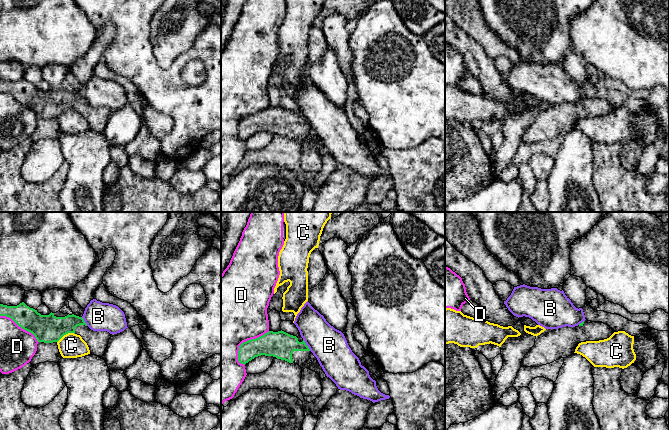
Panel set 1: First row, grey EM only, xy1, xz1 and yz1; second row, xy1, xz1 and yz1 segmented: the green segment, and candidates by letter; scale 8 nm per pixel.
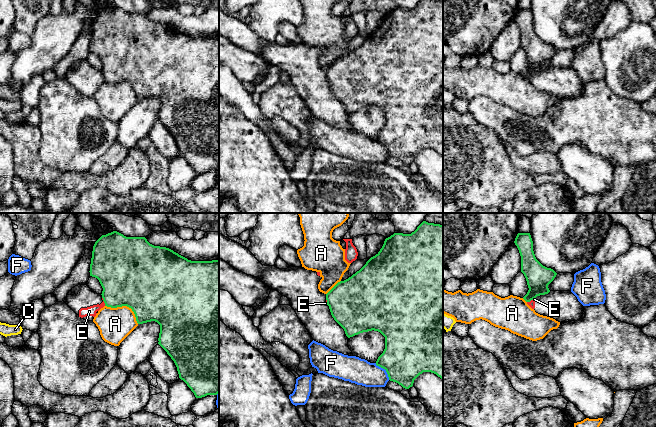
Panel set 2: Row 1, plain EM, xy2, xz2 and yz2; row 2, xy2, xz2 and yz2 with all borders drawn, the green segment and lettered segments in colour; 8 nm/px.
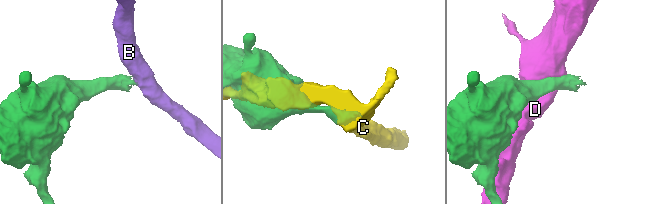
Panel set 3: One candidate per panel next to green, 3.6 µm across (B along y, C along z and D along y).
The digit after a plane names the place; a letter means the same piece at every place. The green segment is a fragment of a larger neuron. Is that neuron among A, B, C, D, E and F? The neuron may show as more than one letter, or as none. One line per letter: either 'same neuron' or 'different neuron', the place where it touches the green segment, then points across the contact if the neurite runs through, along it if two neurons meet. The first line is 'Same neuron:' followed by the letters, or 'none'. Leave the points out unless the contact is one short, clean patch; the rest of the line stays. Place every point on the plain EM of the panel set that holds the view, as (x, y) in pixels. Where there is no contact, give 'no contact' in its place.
Same neuron: none
A: different neuron | xy2 (125, 81)
B: different neuron | xz1 (306, 121) | along xz1 (303, 115), (310, 126)
C: different neuron | xy1 (65, 110) | along xy1 (74, 109), (66, 109), (57, 118)
D: different neuron | xz1 (246, 117)
E: different neuron | xy2 (103, 76) | along xy2 (102, 73), (105, 81)
F: different neuron | xz2 (385, 145)

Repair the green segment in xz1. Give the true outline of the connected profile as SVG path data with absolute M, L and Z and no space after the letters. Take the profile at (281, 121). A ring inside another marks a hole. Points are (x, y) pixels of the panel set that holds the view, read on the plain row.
M282 106L269 107L256 115L243 118L239 122L238 137L241 140L245 141L261 131L273 132L289 139L298 140L302 146L308 144L315 147L321 156L327 153L301 111L296 113Z

